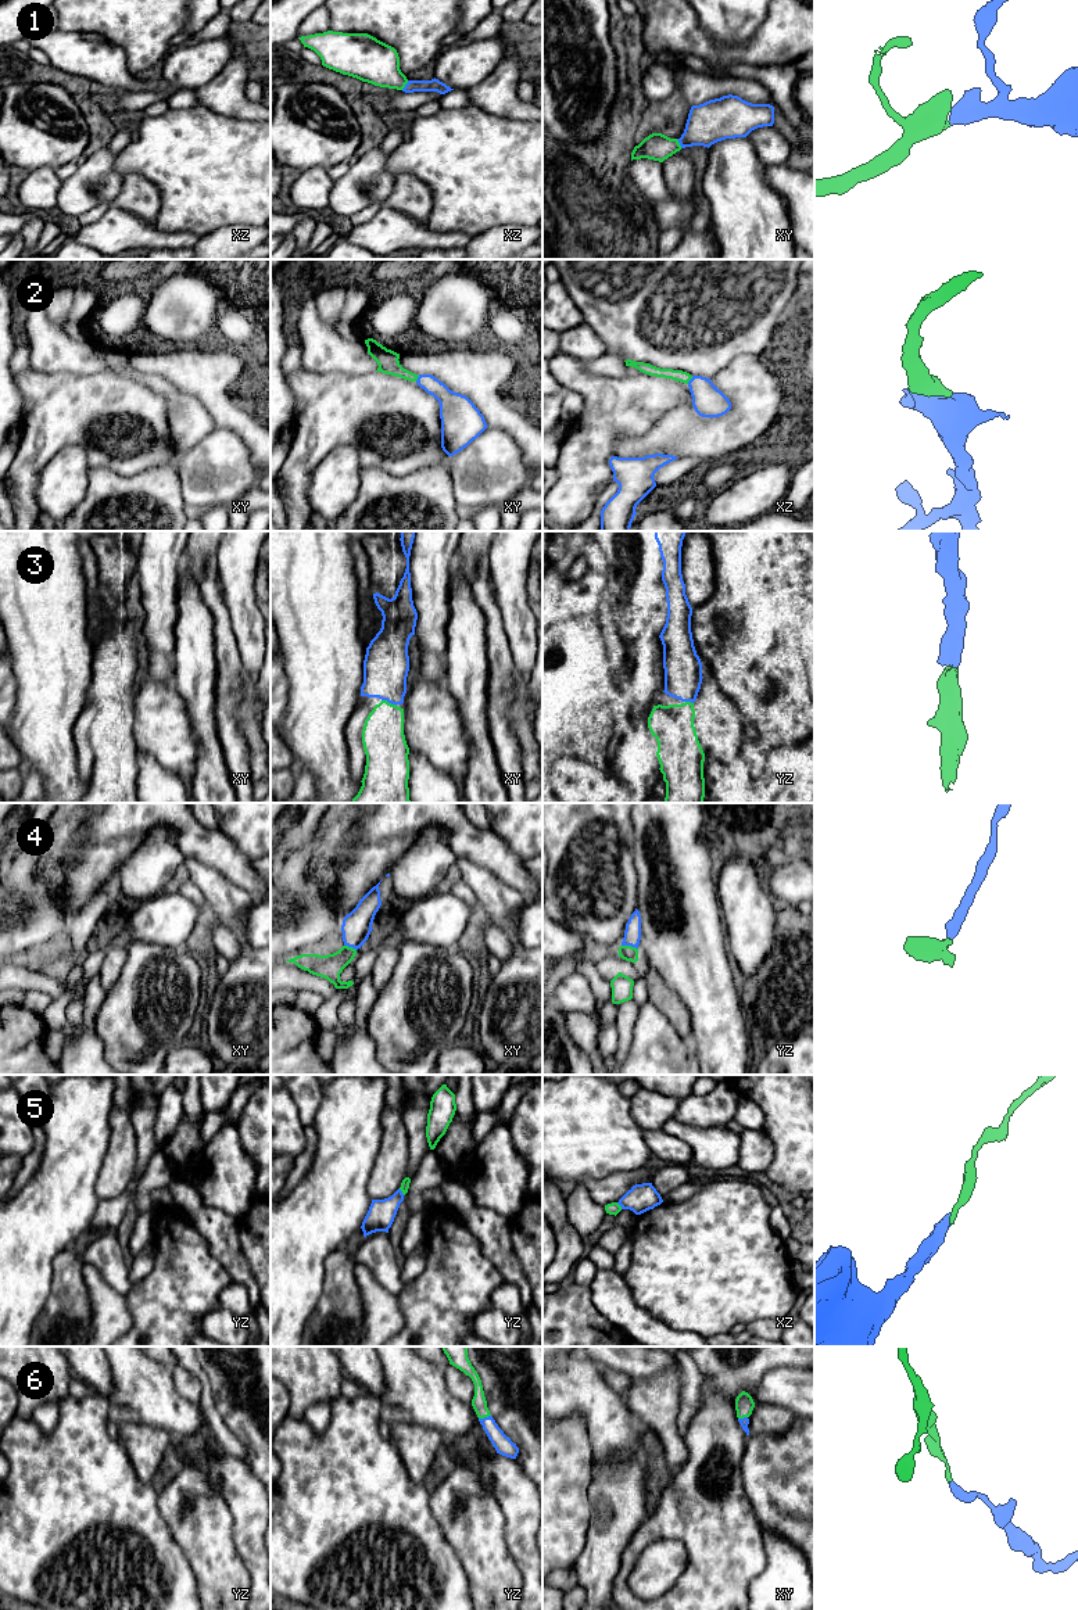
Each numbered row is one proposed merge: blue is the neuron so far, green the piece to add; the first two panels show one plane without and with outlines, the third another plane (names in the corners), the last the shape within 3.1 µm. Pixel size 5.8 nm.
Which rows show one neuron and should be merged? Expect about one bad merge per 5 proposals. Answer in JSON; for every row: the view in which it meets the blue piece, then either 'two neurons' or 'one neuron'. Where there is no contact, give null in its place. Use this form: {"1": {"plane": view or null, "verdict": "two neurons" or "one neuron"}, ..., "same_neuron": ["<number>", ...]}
{"1": {"plane": "xz", "verdict": "one neuron"}, "2": {"plane": "xz", "verdict": "one neuron"}, "3": {"plane": "xy", "verdict": "one neuron"}, "4": {"plane": "yz", "verdict": "one neuron"}, "5": {"plane": "yz", "verdict": "two neurons"}, "6": {"plane": "yz", "verdict": "one neuron"}, "same_neuron": ["1", "2", "3", "4", "6"]}

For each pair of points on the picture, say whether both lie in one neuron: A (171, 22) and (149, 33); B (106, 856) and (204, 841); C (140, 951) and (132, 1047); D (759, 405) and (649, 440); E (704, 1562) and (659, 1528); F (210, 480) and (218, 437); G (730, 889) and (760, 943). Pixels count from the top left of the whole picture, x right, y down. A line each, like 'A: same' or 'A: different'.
A: same
B: same
C: same
D: same
E: same
F: same
G: same

